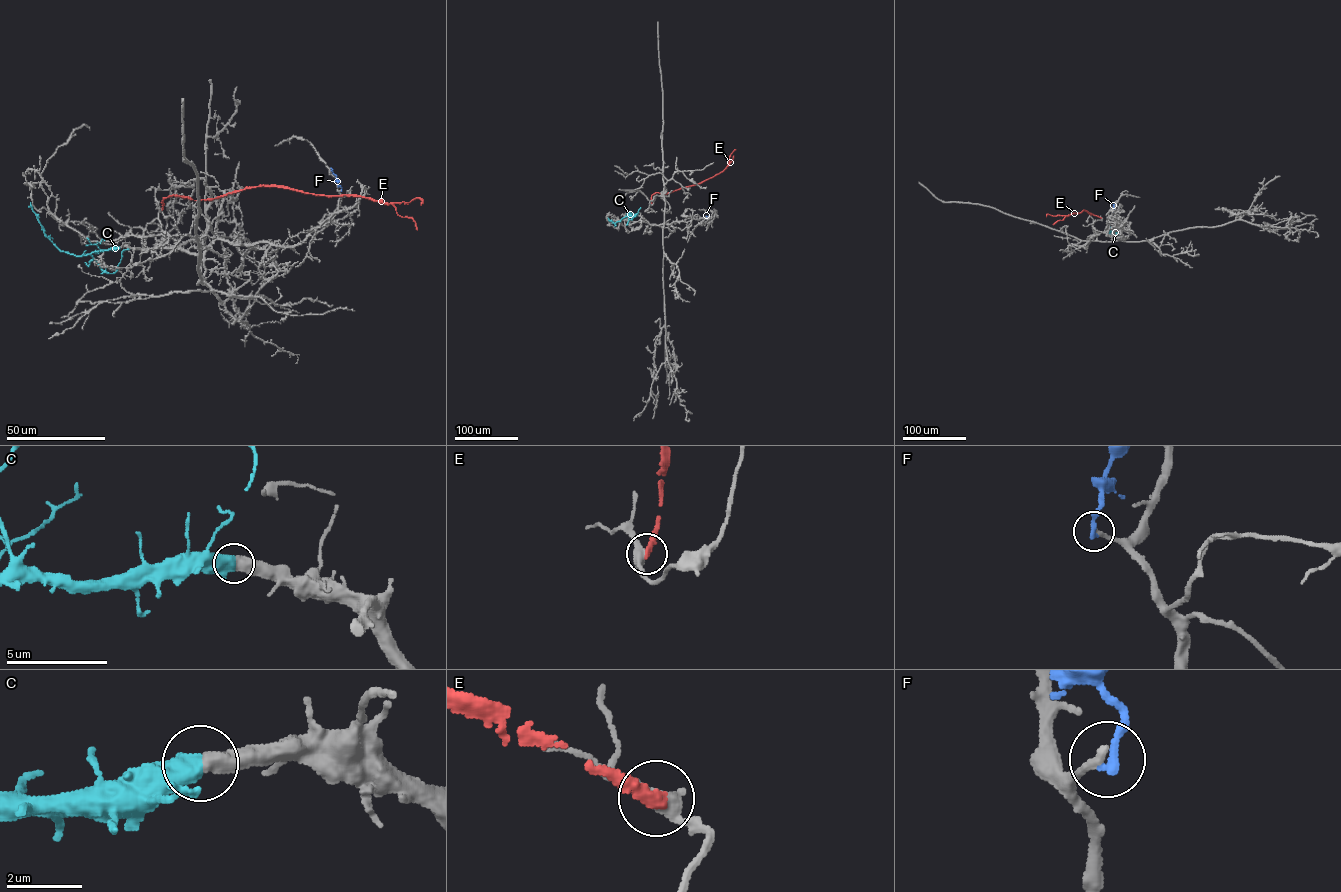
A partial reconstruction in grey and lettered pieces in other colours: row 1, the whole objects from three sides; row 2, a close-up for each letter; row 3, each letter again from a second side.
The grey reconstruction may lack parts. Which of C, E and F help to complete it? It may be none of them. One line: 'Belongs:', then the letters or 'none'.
Belongs: C

